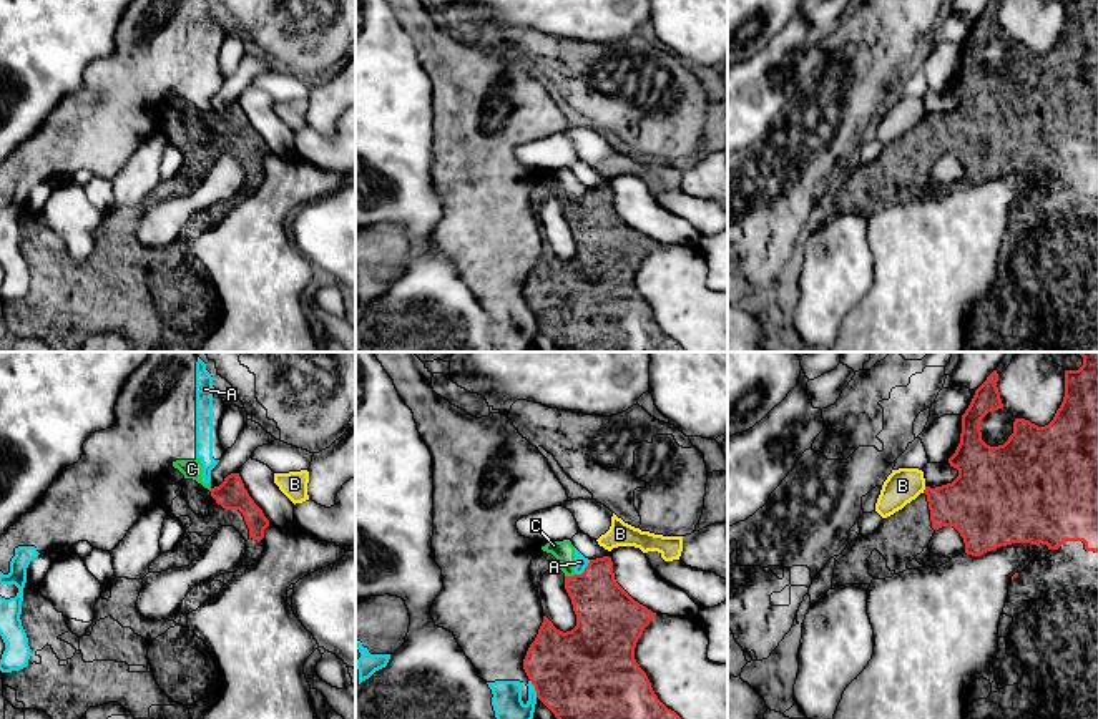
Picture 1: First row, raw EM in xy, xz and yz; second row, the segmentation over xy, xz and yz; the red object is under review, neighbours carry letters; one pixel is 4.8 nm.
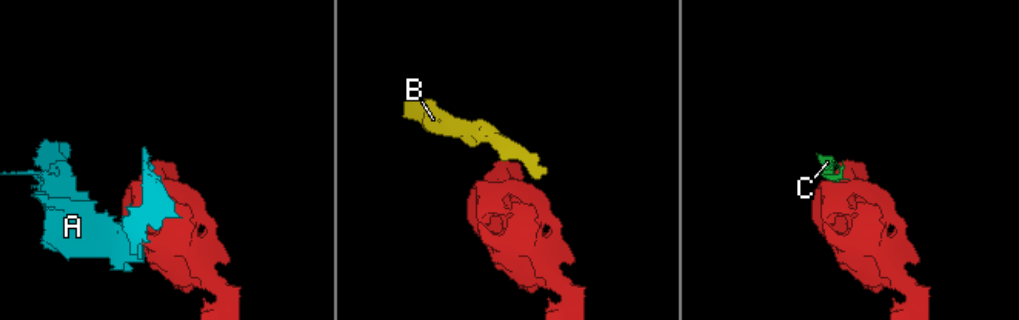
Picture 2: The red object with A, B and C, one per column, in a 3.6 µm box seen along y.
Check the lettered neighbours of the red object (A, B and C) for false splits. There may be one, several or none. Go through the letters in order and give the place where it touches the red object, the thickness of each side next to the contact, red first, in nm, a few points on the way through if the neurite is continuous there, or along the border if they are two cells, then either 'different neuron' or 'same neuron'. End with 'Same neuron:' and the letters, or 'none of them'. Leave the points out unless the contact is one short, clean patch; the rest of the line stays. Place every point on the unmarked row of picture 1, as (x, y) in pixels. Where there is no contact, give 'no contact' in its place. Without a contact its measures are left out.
A: contact xz (585, 198); calibres 300 and 60 nm; different neuron
B: contact yz (924, 118); calibres 300 and 170 nm; border yz (926, 115), (922, 120); different neuron
C: contact xz (568, 205); calibres 280 and 100 nm; border xz (573, 201), (565, 205); different neuron
Same neuron: none of them

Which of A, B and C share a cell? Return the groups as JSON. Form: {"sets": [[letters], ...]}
{"sets": [["A", "B", "C"]]}

